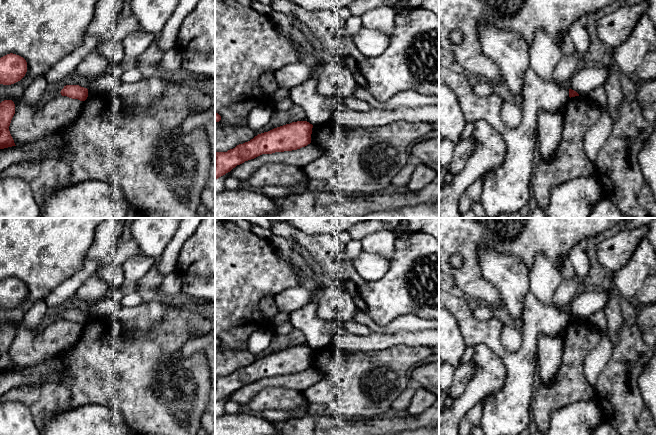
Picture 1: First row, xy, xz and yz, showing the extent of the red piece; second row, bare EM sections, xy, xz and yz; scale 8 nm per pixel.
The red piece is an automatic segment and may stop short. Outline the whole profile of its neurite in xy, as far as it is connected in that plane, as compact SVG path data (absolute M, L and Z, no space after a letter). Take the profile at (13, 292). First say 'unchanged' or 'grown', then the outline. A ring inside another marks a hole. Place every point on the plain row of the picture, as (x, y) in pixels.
unchanged | M10 277L0 282L0 308L11 309L20 305L27 296L26 284Z

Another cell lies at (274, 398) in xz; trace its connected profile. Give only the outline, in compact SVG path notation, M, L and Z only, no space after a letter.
M267 387L258 392L249 401L247 406L256 411L265 410L291 411L305 406L308 409L309 402L303 392L283 387Z

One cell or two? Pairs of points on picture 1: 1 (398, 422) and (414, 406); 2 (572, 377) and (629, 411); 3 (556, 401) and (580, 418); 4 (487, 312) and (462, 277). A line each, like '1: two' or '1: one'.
1: two
2: two
3: two
4: two

